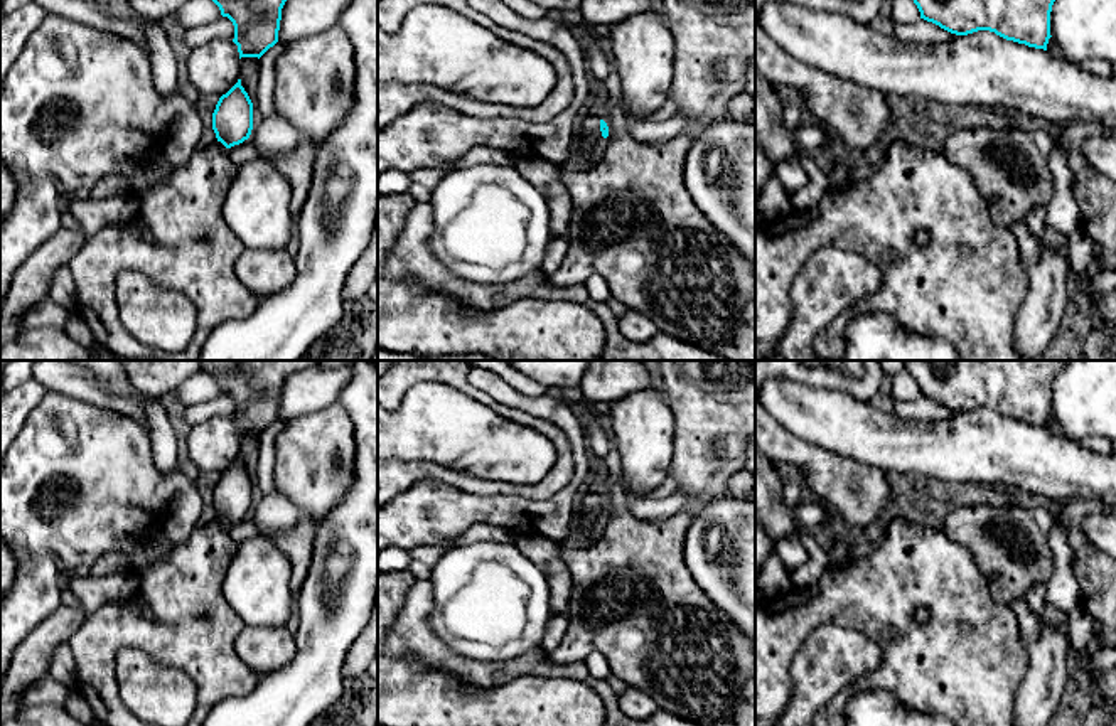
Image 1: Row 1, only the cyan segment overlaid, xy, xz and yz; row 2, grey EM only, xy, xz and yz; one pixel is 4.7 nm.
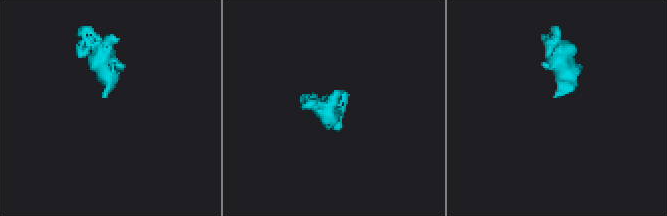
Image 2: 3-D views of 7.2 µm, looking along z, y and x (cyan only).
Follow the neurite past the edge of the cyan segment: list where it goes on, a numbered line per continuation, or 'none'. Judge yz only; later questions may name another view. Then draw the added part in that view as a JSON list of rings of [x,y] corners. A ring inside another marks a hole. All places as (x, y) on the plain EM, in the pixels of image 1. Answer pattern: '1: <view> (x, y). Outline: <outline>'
none

